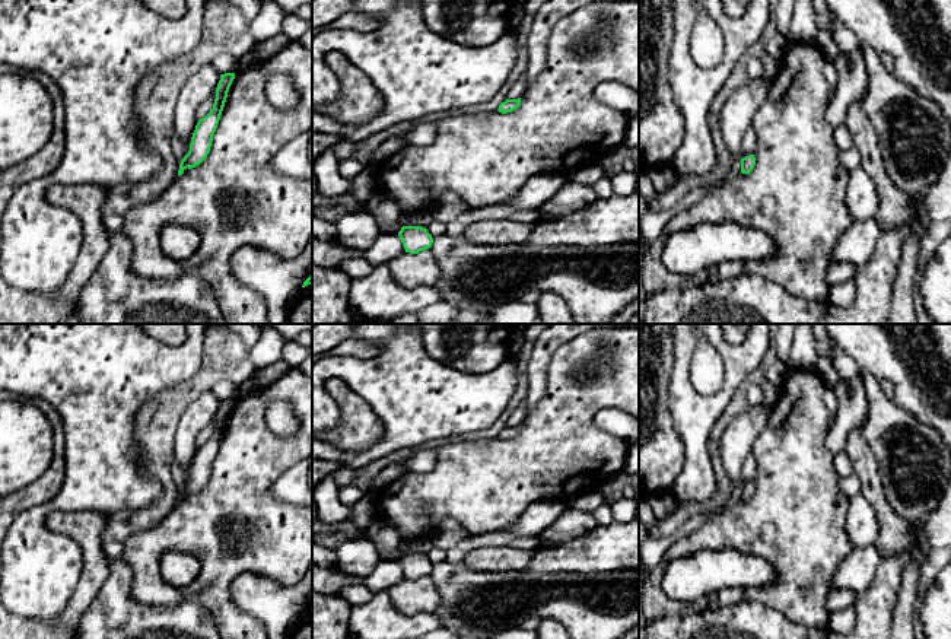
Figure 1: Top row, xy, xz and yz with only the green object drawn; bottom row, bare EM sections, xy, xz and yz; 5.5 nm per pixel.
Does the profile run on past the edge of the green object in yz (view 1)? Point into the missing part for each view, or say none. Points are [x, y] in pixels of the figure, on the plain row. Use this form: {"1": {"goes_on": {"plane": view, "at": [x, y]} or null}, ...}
{"1": {"goes_on": null}}

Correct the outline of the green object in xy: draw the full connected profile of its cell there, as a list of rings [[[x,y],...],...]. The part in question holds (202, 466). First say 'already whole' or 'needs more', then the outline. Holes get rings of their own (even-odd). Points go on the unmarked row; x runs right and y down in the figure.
already whole; [[[235,400],[220,401],[213,435],[206,444],[200,445],[195,452],[190,470],[190,477],[179,490],[179,503],[187,495],[191,496],[200,492],[207,484],[233,406]]]

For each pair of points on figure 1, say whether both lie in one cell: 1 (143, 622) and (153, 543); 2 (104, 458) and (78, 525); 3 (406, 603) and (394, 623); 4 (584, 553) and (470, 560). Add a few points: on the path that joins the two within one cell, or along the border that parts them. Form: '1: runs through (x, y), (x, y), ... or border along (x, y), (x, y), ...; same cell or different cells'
1: border along (132, 572), (132, 597), (140, 603), (165, 607); different cells
2: border along (104, 512), (53, 511), (50, 514); different cells
3: border along (387, 591), (391, 601), (404, 613), (432, 613); different cells
4: border along (525, 566), (517, 571), (492, 572); different cells

